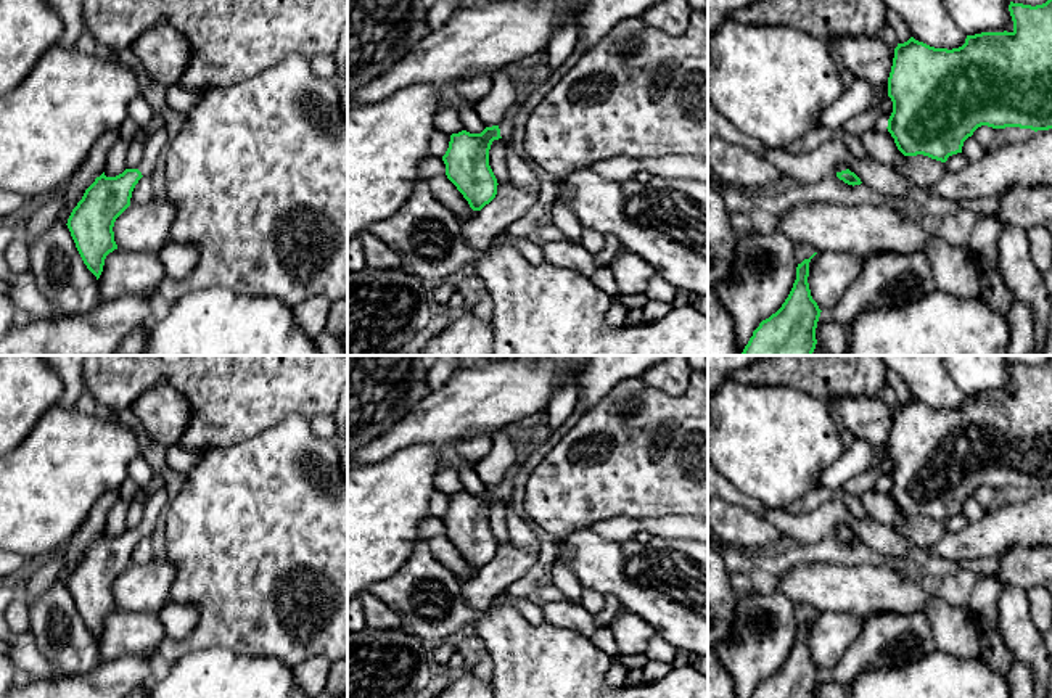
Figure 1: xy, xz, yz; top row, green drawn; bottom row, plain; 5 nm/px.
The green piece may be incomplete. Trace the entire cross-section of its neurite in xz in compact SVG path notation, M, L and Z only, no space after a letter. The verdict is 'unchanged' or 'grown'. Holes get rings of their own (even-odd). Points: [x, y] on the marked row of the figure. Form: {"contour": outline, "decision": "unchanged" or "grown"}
{"contour": "M508 117L481 133L462 130L450 135L449 148L442 156L446 175L473 211L481 211L497 195L499 183L489 166L489 150L494 140L508 140L513 127L513 117Z", "decision": "grown"}

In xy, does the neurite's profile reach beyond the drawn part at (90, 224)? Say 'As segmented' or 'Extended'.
Extended

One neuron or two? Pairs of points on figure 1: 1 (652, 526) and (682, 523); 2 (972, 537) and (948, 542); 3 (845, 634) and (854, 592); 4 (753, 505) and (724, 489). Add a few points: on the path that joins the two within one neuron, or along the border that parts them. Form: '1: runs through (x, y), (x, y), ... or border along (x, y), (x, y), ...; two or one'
1: runs through (660, 526), (674, 526); one
2: runs through (965, 542), (954, 542); one
3: border along (817, 611), (846, 611), (861, 618); two
4: runs through (747, 502), (731, 494); one

